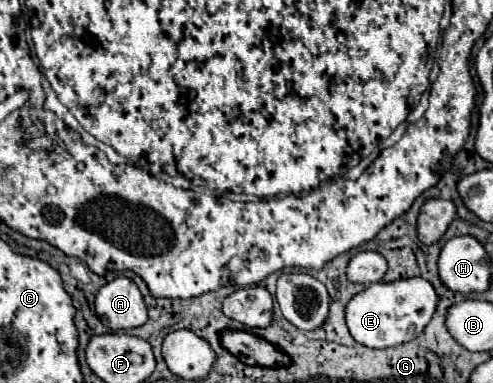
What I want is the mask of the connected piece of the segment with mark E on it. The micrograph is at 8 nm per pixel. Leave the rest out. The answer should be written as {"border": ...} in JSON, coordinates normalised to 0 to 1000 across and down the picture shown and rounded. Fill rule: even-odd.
{"border":[[[813,726],[801,736],[757,736],[720,768],[700,799],[700,841],[712,877],[744,909],[789,909],[846,883],[874,836],[886,799],[878,747],[858,726]]]}

